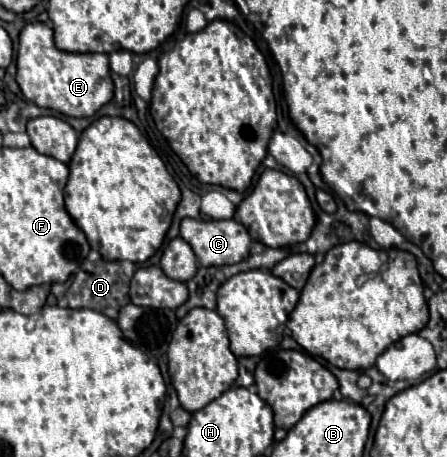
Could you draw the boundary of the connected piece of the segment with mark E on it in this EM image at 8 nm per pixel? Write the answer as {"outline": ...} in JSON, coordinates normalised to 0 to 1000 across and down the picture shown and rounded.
{"outline":[[[63,50],[45,72],[36,177],[54,212],[85,234],[121,239],[157,256],[206,256],[251,217],[255,186],[237,116],[152,116],[121,98],[116,59],[103,50]]]}

